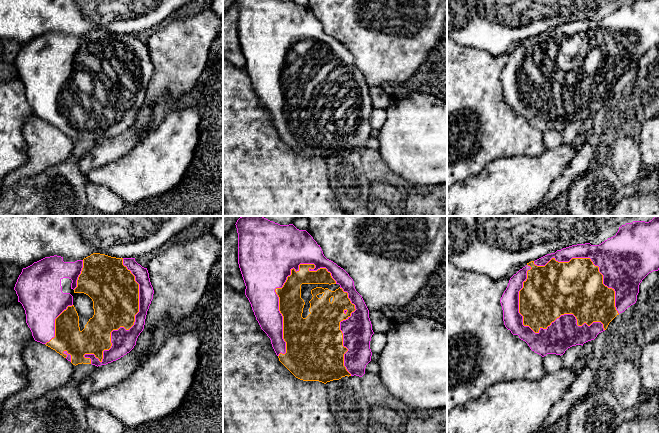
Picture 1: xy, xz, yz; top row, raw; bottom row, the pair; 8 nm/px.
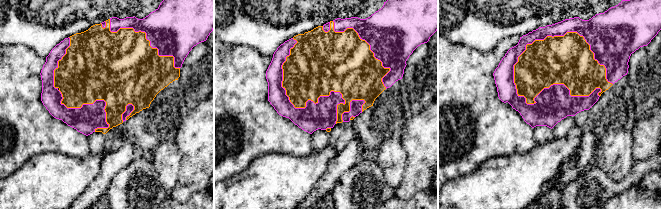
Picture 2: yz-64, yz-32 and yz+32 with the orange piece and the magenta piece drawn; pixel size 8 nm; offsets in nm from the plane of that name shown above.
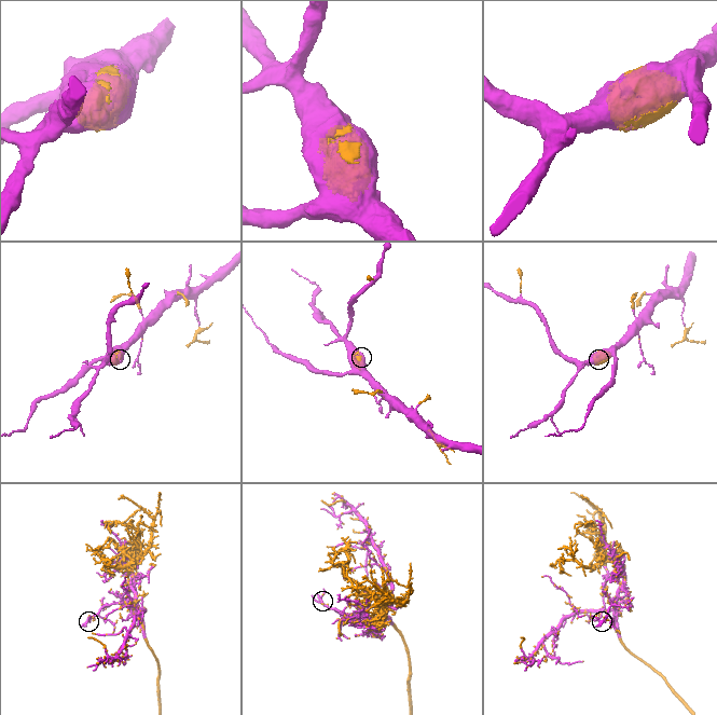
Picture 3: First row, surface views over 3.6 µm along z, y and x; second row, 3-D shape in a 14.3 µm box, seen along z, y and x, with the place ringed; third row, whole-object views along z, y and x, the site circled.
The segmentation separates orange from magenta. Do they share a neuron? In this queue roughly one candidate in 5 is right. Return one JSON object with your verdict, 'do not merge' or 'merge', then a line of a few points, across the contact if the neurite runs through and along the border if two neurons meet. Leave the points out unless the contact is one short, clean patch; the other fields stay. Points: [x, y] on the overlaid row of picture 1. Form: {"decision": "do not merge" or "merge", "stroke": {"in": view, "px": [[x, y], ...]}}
{"decision": "merge"}

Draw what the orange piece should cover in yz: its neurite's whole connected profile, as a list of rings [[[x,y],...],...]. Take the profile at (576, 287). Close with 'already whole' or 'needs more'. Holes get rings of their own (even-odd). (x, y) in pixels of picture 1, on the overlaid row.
[[[654,216],[649,222],[626,223],[619,227],[615,236],[599,245],[590,243],[572,245],[527,263],[510,278],[500,299],[504,325],[542,357],[547,354],[561,356],[568,348],[583,346],[605,331],[617,315],[636,303],[642,280],[649,273],[658,270],[659,216]]]; needs more

